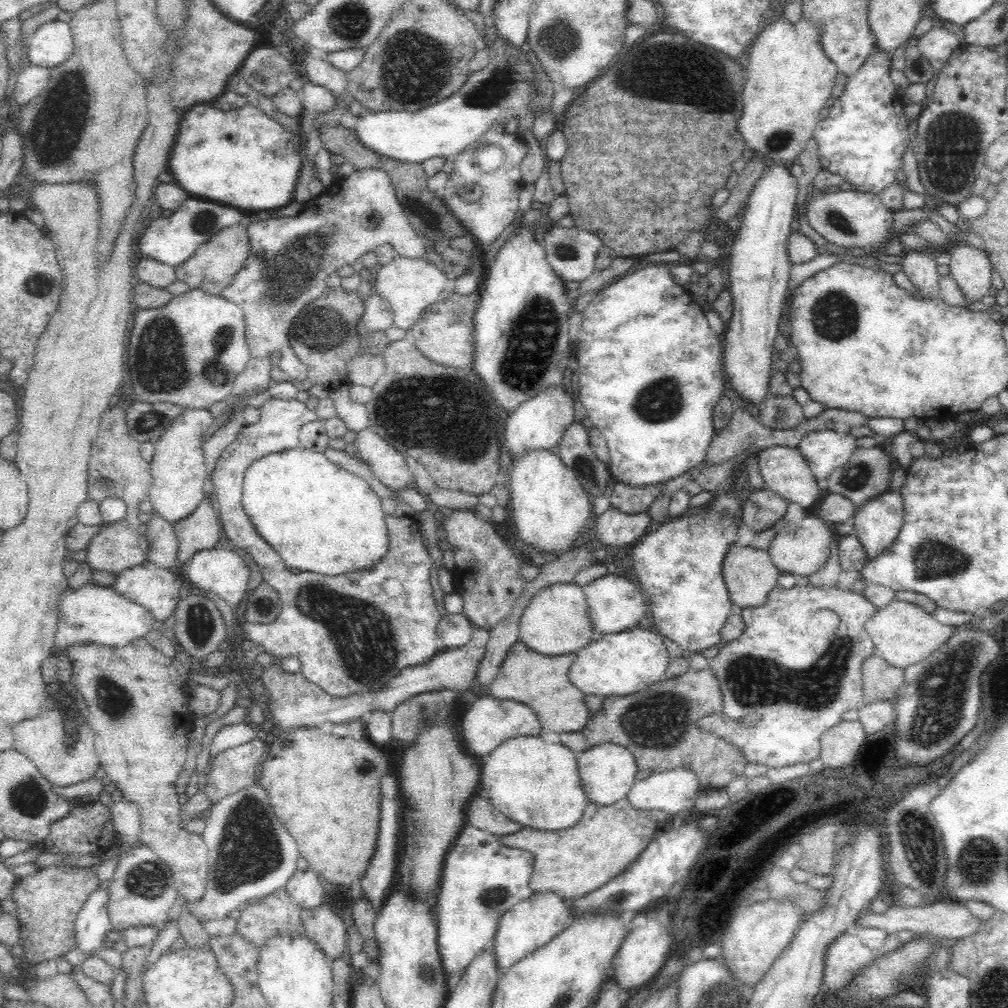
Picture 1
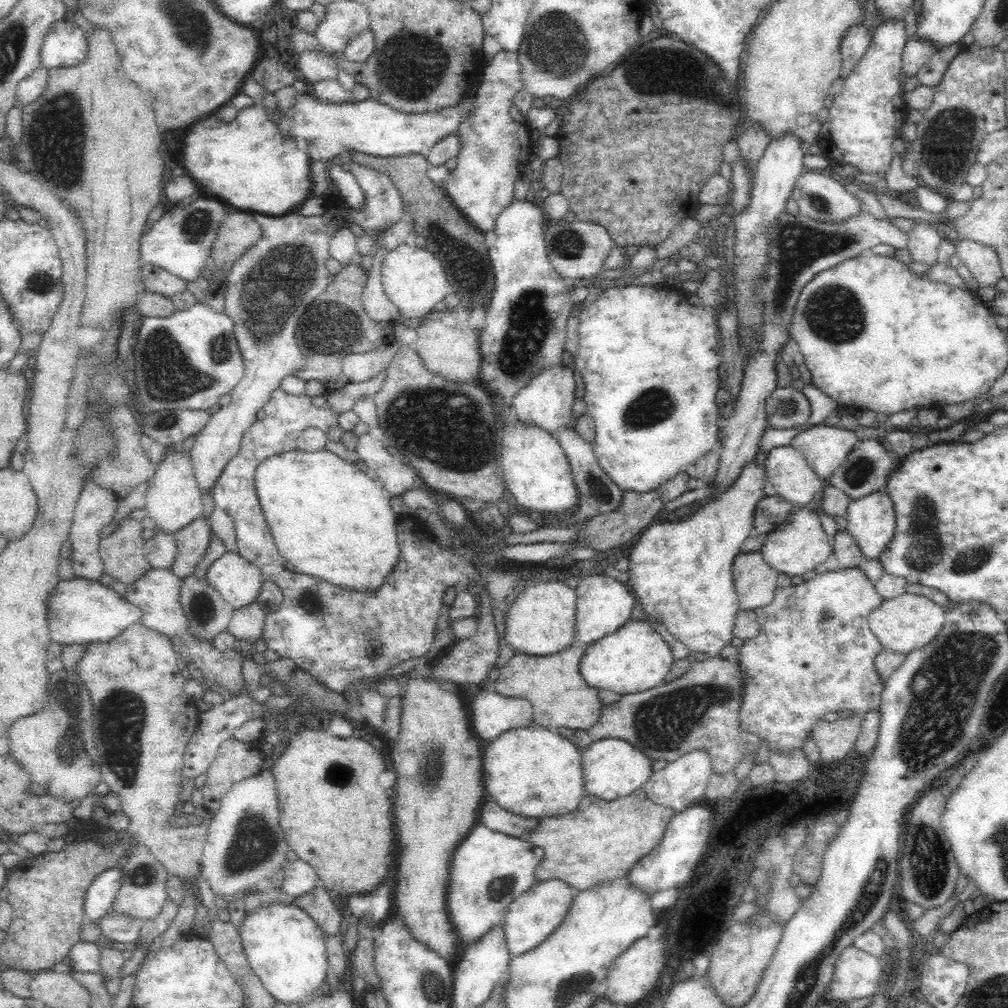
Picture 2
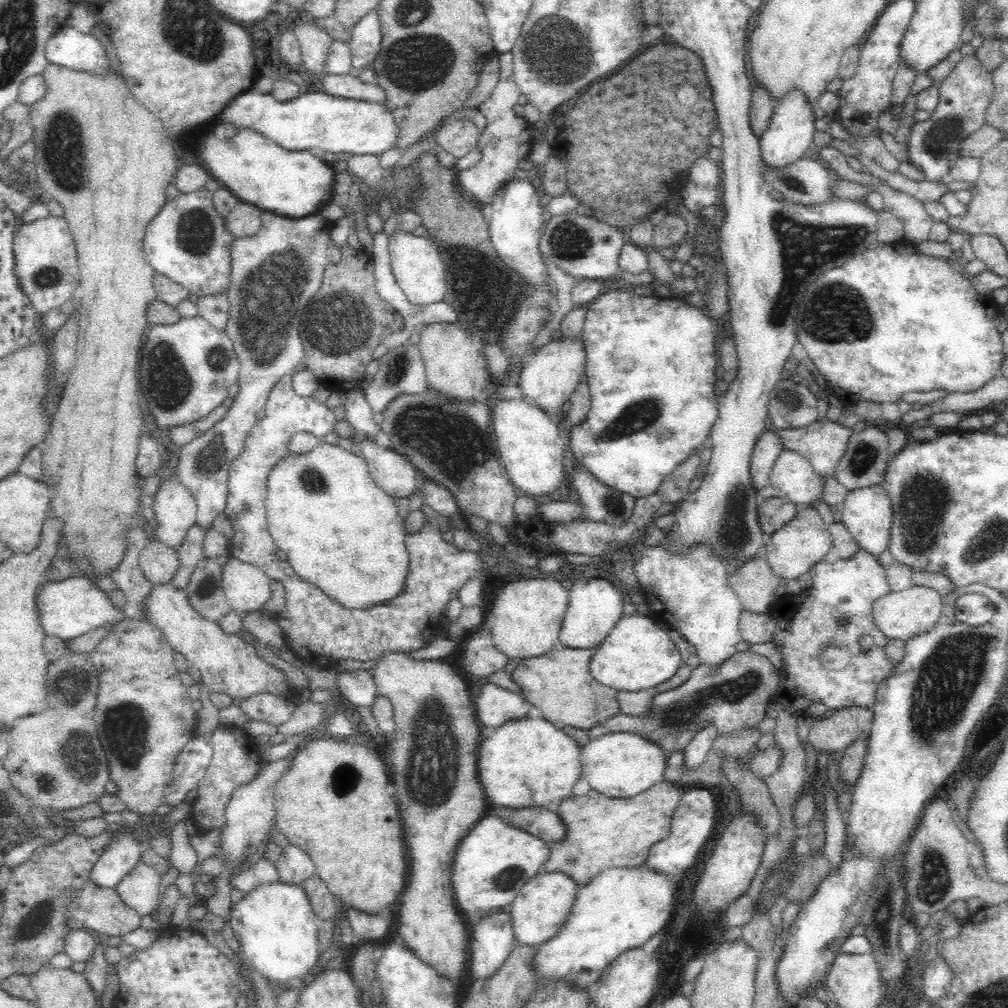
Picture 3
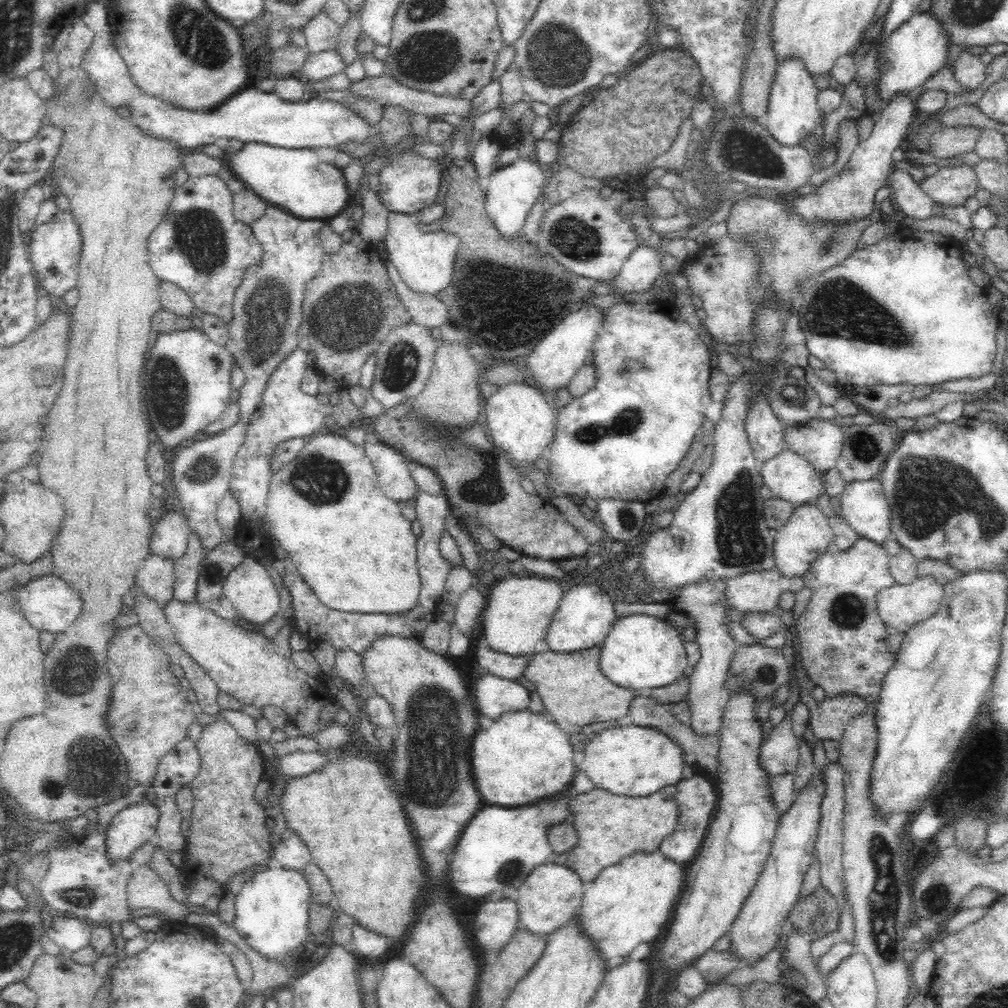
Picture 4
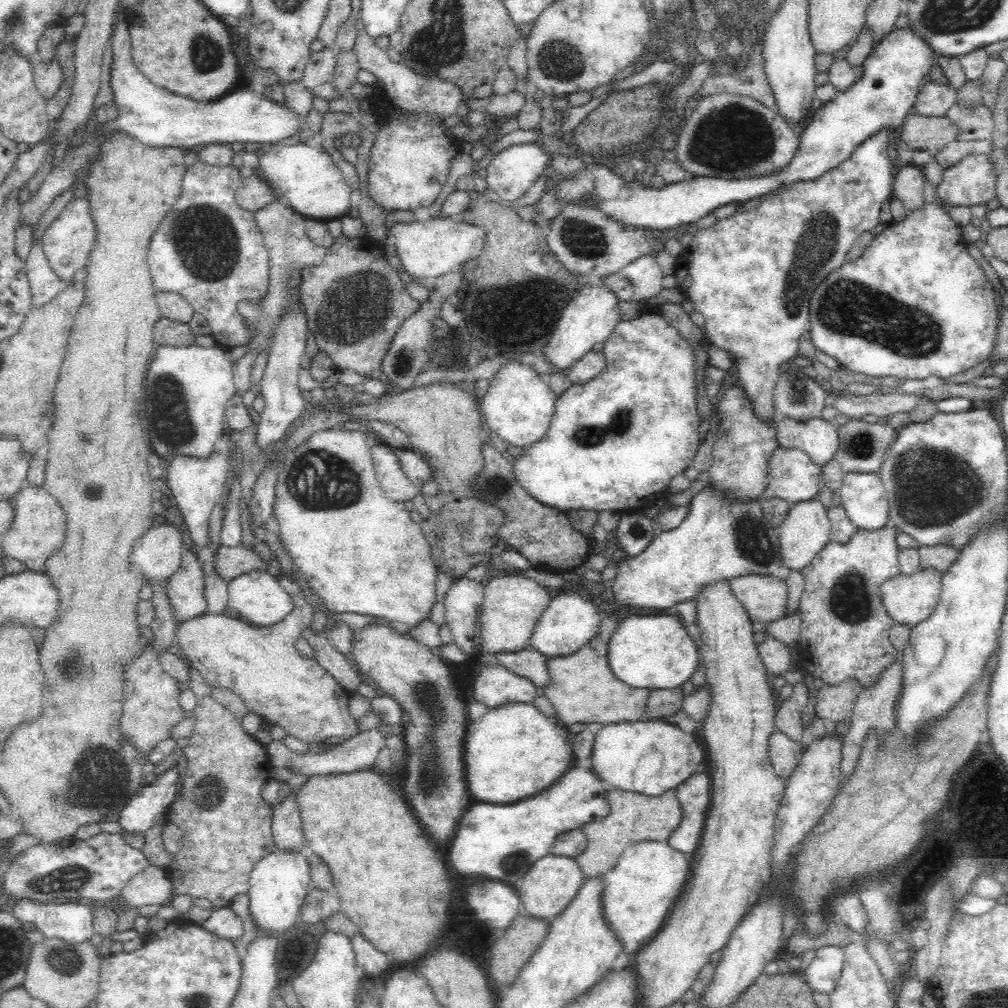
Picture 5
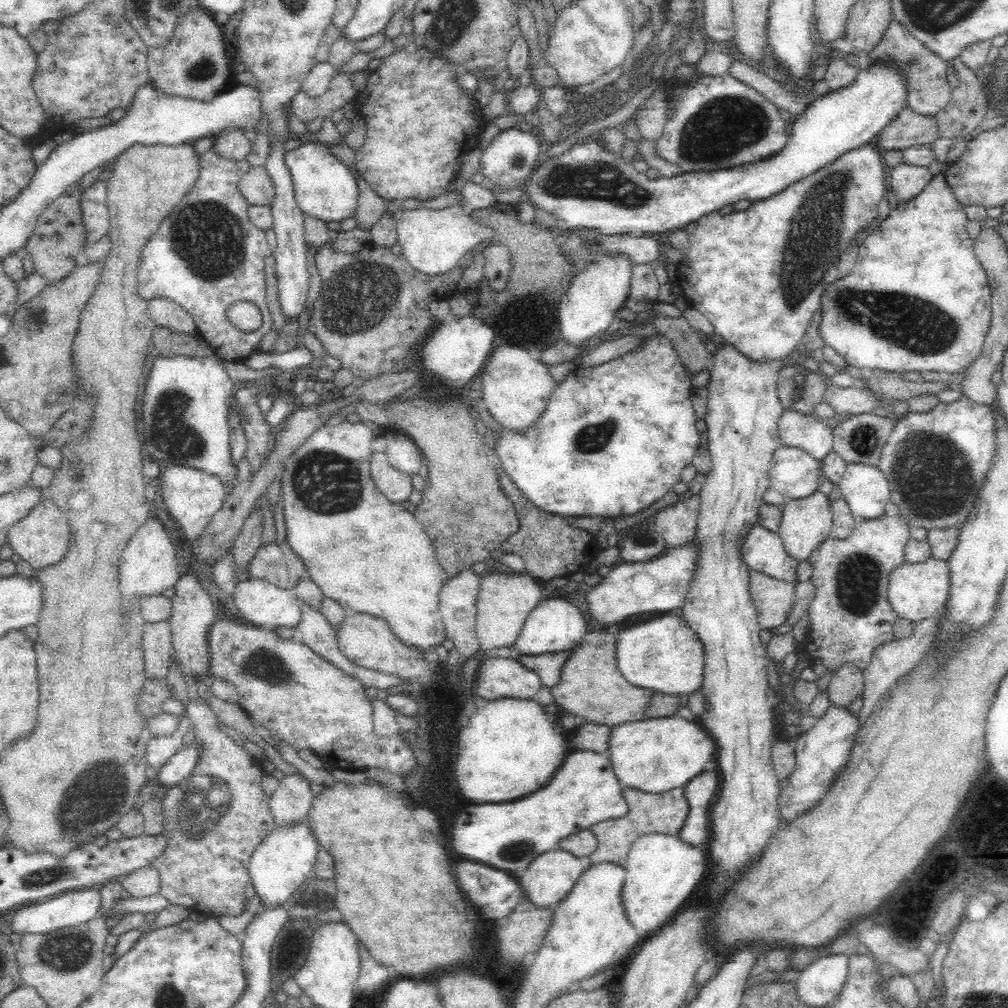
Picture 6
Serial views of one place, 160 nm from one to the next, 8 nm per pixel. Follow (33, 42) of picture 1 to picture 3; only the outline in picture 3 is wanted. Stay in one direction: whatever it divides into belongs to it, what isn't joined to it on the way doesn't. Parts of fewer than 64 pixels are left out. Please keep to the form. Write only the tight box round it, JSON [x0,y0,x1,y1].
[45,24,109,74]

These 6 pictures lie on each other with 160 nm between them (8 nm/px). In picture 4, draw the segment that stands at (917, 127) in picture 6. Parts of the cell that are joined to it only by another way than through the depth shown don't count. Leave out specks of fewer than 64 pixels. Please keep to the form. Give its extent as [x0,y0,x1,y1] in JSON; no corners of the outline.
[931,126,982,158]

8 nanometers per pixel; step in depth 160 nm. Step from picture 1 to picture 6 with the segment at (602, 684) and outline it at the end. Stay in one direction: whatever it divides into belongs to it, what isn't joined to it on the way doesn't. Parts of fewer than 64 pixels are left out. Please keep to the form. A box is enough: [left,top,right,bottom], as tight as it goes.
[615,616,704,694]

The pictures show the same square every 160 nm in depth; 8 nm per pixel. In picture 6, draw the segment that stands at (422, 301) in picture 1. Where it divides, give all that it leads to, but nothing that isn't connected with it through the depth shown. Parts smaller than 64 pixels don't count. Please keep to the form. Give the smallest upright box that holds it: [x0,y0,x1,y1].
[395,204,495,276]

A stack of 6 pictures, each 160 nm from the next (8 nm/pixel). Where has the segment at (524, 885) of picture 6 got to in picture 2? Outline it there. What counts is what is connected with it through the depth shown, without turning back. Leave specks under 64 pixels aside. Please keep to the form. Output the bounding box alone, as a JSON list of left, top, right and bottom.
[502,879,576,956]

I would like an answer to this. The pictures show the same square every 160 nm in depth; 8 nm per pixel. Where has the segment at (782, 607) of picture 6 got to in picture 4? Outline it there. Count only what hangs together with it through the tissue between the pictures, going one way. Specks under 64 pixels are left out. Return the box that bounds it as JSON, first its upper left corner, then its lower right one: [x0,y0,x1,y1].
[725,568,785,614]

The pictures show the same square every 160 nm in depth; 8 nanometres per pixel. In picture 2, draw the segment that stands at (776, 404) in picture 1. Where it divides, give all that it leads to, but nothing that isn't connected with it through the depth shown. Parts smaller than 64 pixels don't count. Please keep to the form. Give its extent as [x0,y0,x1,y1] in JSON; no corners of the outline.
[766,386,810,428]

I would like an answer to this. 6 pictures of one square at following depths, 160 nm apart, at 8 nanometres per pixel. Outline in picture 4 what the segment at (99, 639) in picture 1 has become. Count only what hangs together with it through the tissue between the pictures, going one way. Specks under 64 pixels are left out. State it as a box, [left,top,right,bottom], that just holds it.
[18,575,84,632]

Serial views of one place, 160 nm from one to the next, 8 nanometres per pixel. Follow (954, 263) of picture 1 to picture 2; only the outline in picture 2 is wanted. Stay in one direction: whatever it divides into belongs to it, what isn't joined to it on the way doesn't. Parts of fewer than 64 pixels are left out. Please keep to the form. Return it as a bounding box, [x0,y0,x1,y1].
[952,239,1003,289]

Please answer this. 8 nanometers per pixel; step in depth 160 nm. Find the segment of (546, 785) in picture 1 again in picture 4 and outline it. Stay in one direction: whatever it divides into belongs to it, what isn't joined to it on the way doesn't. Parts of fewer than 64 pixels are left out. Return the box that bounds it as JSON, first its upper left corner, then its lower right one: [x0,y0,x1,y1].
[472,709,576,806]

